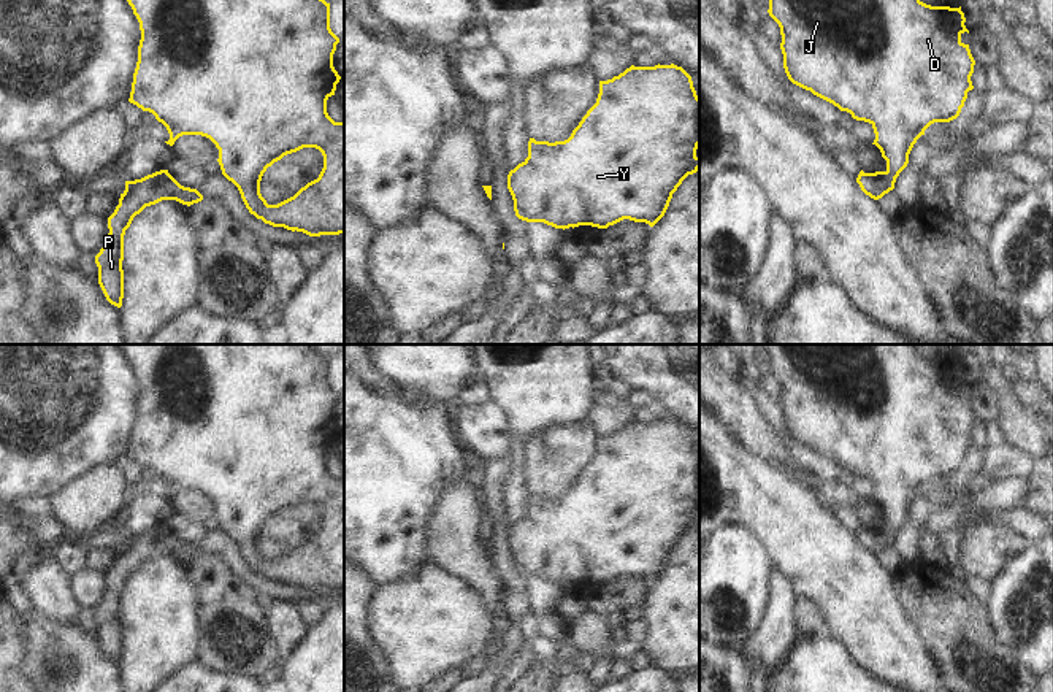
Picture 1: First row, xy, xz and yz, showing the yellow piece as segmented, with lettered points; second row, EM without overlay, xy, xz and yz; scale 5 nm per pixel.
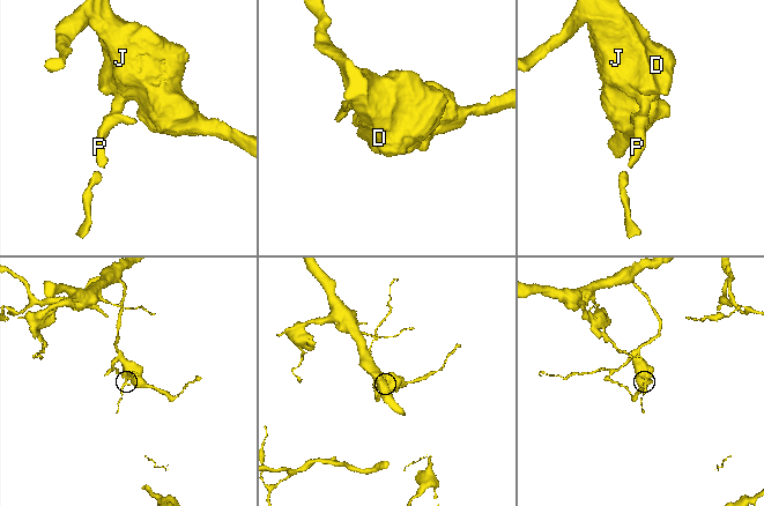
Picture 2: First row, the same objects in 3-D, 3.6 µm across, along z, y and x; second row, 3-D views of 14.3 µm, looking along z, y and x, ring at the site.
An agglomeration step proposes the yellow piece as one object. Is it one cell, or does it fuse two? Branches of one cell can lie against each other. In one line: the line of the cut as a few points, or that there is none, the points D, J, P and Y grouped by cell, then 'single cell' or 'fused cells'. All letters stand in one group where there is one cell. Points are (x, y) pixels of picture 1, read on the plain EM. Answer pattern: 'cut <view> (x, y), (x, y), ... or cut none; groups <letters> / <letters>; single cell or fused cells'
cut none; groups D J P Y; single cell

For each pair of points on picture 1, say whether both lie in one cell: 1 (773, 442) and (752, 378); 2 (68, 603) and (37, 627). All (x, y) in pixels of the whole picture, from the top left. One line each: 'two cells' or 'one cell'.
1: two cells
2: two cells

